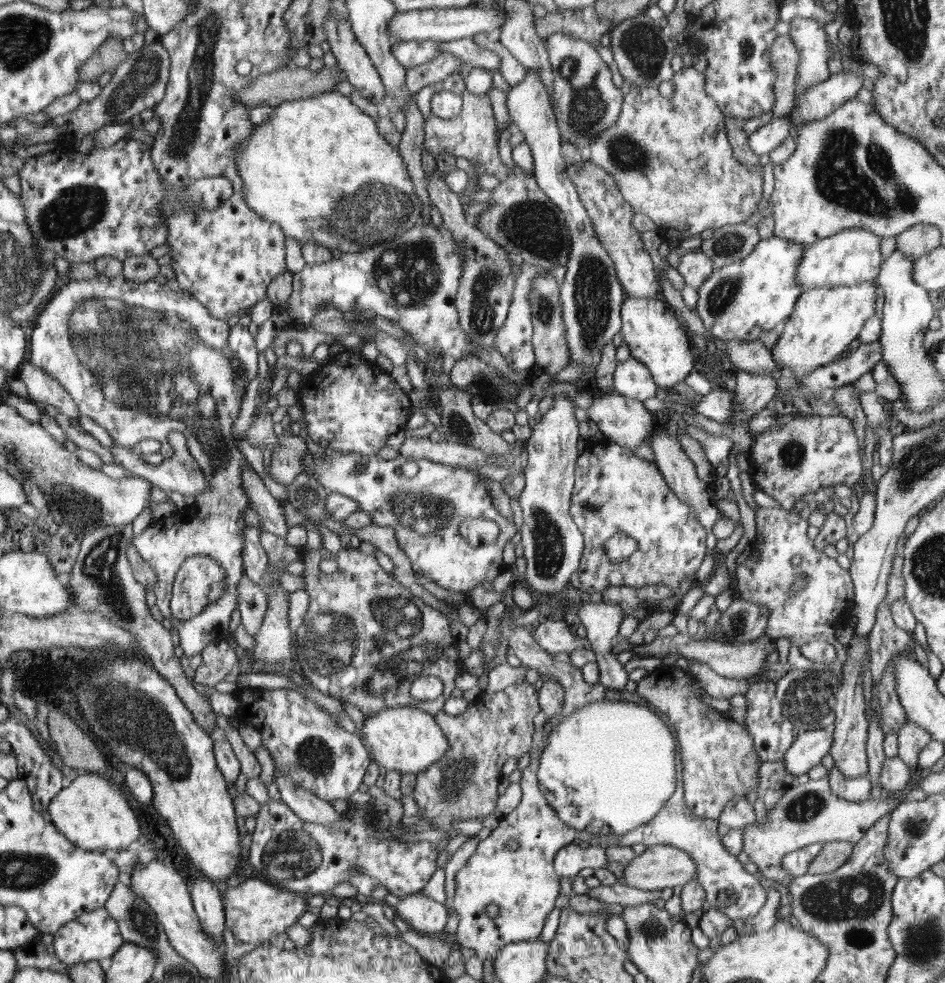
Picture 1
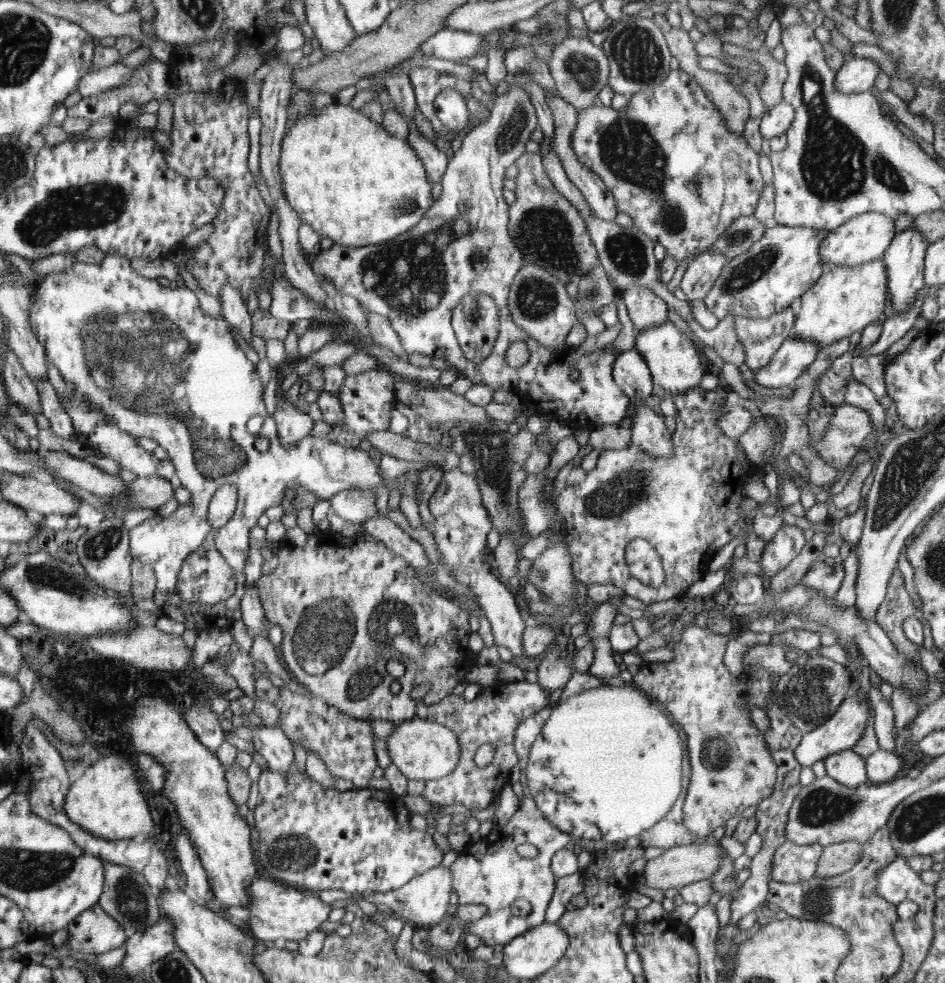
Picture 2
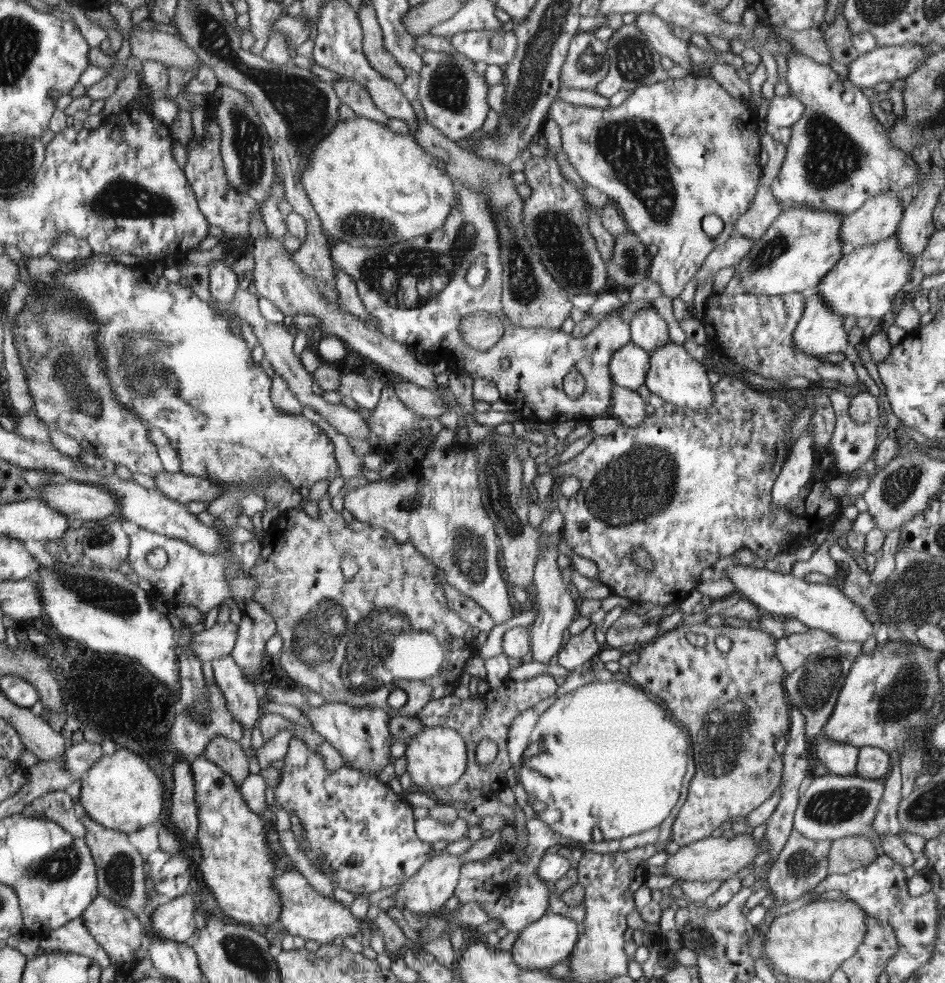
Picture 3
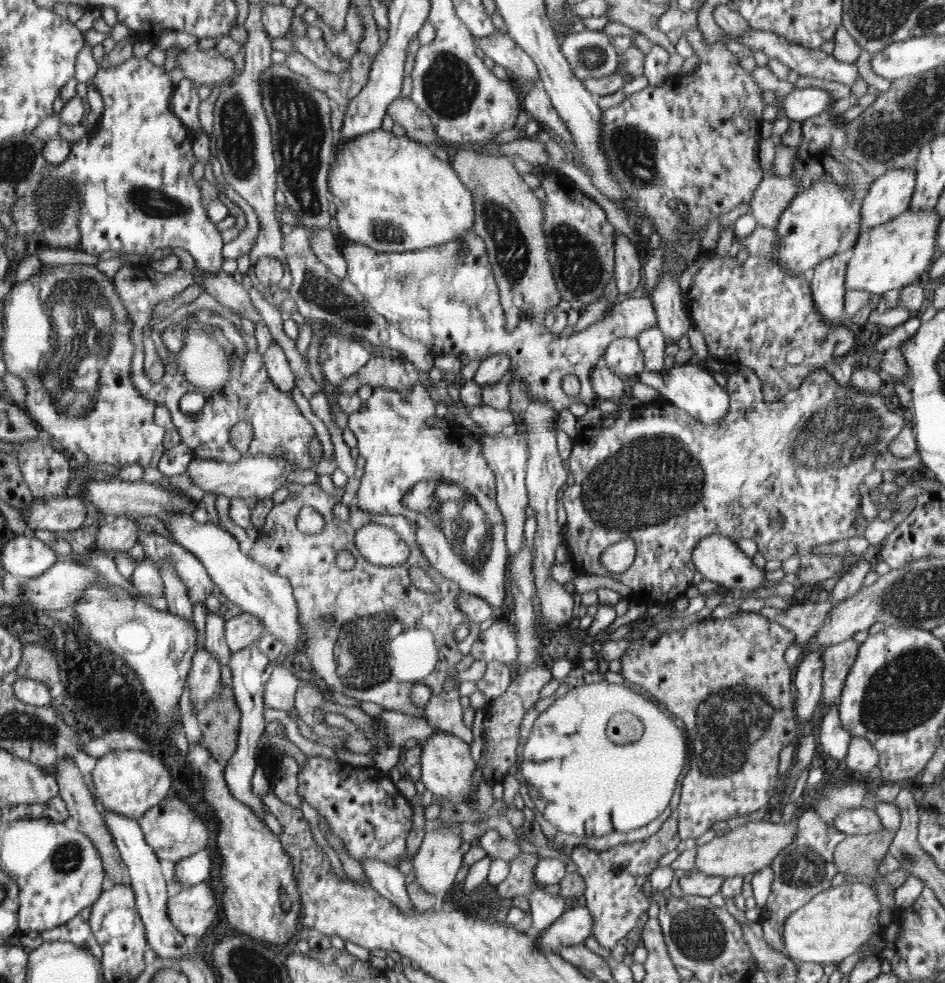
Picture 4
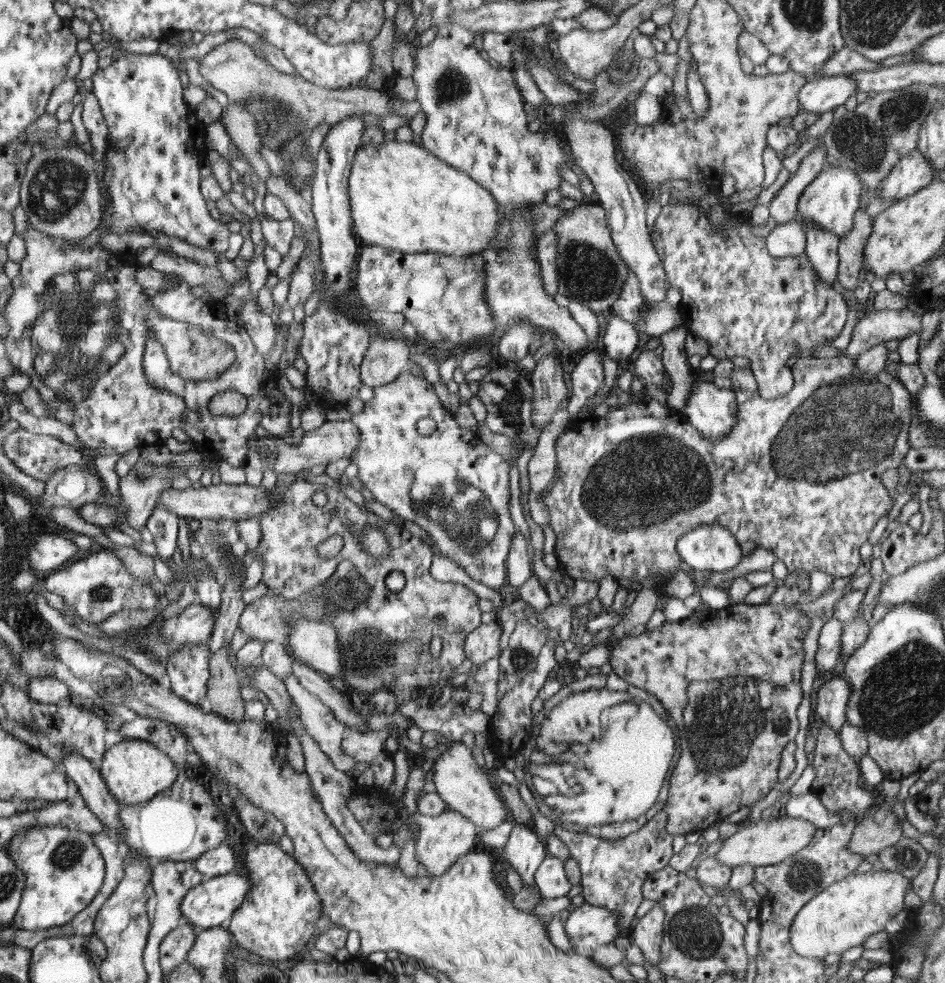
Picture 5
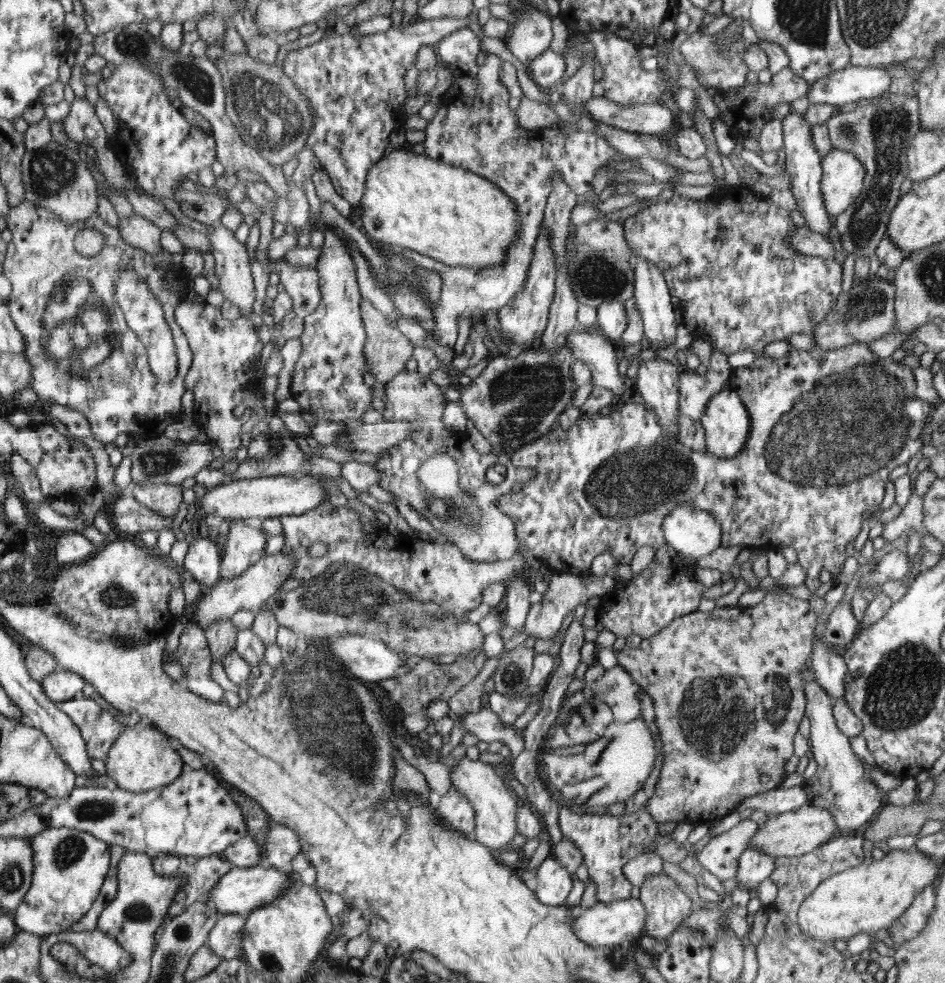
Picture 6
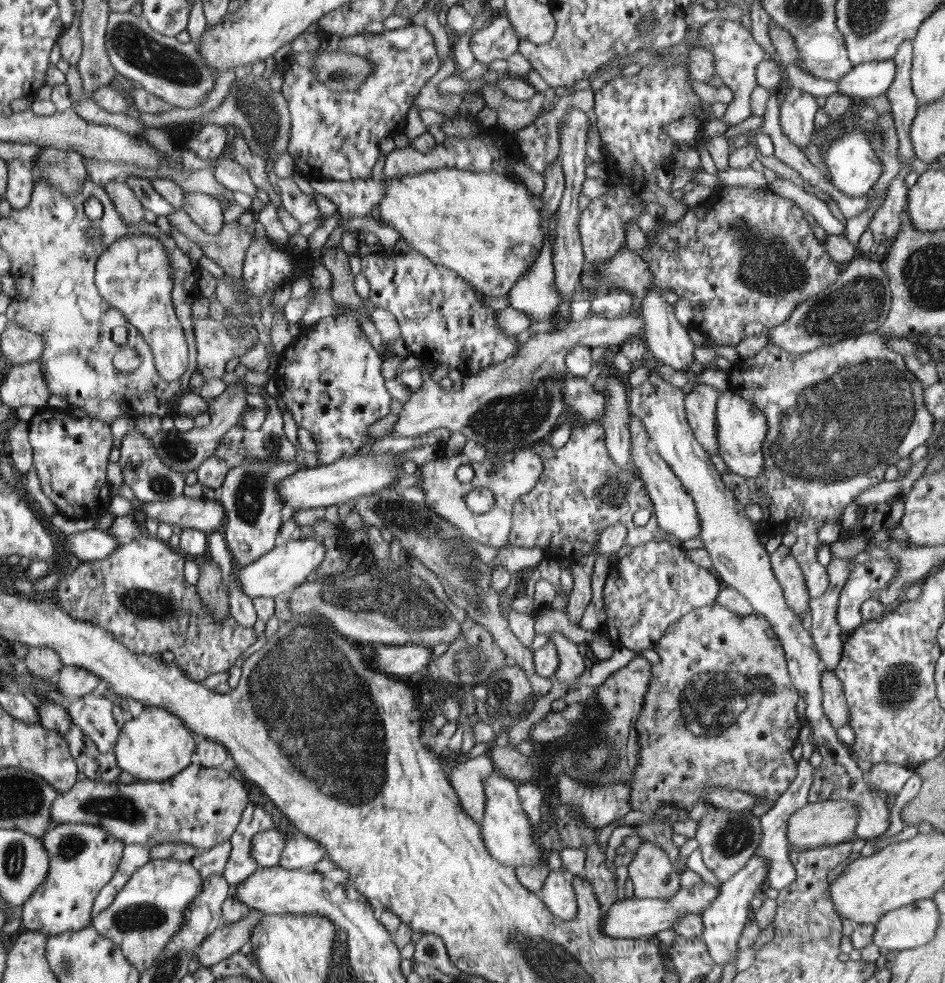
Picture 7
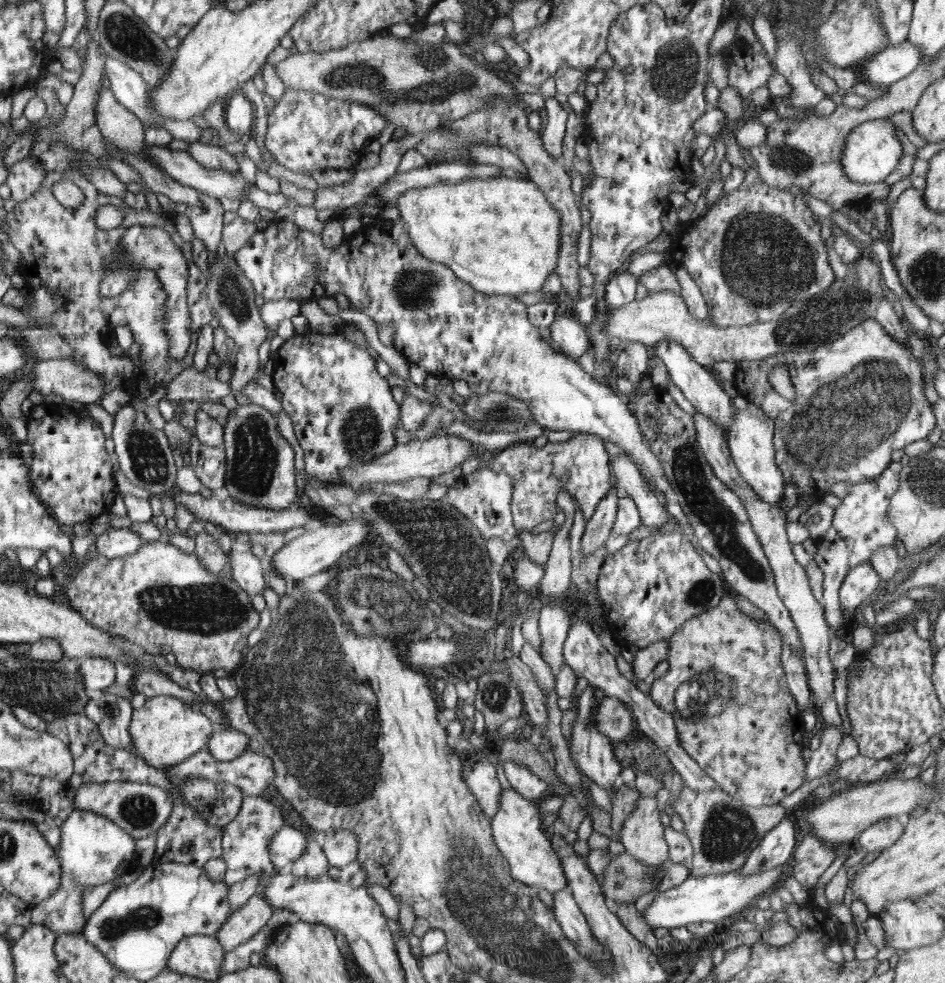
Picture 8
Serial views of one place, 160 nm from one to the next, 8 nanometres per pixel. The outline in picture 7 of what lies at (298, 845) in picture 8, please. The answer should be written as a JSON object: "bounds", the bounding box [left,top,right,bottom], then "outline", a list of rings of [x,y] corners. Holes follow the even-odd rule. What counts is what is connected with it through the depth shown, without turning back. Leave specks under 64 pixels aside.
{"bounds":[251,827,286,867],"outline":[[[272,827],[264,830],[255,834],[251,840],[251,857],[260,867],[276,866],[286,843],[286,838],[278,829]]]}

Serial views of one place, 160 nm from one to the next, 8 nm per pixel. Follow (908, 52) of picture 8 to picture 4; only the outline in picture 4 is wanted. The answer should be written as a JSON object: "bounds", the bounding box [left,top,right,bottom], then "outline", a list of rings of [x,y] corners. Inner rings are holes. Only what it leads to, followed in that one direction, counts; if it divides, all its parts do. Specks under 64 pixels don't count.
{"bounds":[783,87,832,122],"outline":[[[810,87],[793,89],[787,95],[783,104],[786,108],[786,116],[789,119],[803,122],[822,114],[831,106],[832,94],[822,88]]]}

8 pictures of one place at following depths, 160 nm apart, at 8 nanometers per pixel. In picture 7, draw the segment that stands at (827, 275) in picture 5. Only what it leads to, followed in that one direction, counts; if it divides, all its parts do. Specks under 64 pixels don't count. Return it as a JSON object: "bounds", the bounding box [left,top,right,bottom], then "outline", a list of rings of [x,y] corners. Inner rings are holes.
{"bounds":[779,85,819,148],"outline":[[[793,85],[789,91],[782,91],[779,121],[782,132],[799,148],[808,146],[813,138],[815,128],[815,114],[819,106],[816,98],[809,93],[801,92]]]}

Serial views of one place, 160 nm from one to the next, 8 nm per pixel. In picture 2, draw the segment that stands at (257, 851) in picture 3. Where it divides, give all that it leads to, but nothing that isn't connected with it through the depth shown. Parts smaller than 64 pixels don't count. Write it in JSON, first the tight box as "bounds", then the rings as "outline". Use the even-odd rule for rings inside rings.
{"bounds":[122,694,258,906],"outline":[[[145,694],[142,700],[136,704],[134,716],[122,726],[124,734],[128,734],[128,741],[138,754],[148,754],[154,757],[156,762],[160,762],[166,770],[164,777],[164,787],[162,791],[164,797],[174,804],[178,812],[180,828],[186,831],[192,839],[194,848],[204,867],[210,887],[216,900],[220,900],[226,906],[242,906],[249,904],[249,888],[258,876],[258,868],[254,864],[254,850],[252,850],[252,830],[246,824],[246,820],[238,814],[234,806],[231,794],[226,790],[226,776],[220,760],[208,747],[198,742],[198,736],[188,726],[183,714],[174,708],[172,703],[168,703],[161,696],[149,696]]]}

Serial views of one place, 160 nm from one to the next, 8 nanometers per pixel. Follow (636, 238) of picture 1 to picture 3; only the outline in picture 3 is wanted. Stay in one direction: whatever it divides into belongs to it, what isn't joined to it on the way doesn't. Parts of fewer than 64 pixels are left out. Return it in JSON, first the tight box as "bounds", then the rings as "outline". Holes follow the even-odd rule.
{"bounds":[629,309,668,354],"outline":[[[642,309],[629,324],[631,343],[650,354],[668,343],[668,324],[655,309]]]}

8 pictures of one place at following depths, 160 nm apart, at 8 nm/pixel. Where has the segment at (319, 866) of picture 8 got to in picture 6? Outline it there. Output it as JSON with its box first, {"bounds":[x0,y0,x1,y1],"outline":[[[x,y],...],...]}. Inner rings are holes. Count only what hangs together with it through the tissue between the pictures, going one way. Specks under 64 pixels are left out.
{"bounds":[263,823,302,872],"outline":[[[270,823],[265,841],[263,855],[268,864],[282,872],[292,872],[294,857],[302,853],[296,832],[284,825]]]}

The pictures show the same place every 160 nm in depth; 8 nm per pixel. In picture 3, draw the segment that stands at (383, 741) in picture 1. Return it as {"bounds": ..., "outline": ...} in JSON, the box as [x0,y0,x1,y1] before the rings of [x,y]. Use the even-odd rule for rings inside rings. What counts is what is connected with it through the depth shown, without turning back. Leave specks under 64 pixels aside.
{"bounds":[404,726,468,788],"outline":[[[446,726],[423,727],[416,737],[406,742],[406,751],[404,752],[404,757],[406,757],[406,770],[412,778],[413,787],[442,788],[452,787],[458,783],[462,775],[466,774],[466,766],[468,766],[468,747],[465,742],[466,740],[461,734],[453,728]]]}

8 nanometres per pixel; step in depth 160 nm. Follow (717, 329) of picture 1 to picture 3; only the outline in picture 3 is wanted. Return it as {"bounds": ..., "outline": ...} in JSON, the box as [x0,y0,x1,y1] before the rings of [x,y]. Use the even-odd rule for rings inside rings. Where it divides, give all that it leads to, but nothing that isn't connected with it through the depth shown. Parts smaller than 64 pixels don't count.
{"bounds":[734,207,844,298],"outline":[[[792,207],[782,211],[762,238],[754,241],[748,255],[736,265],[734,276],[740,280],[742,294],[764,298],[790,292],[813,292],[844,256],[840,234],[844,217],[814,207]]]}

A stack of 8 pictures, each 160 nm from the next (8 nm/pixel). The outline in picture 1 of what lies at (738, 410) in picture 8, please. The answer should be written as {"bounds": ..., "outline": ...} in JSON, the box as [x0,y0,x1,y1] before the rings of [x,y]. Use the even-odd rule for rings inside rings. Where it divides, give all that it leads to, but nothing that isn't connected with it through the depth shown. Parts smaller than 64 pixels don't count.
{"bounds":[622,297,694,390],"outline":[[[630,297],[622,302],[622,338],[631,356],[649,368],[657,386],[668,390],[684,387],[686,376],[694,368],[694,358],[684,328],[680,328],[664,300]]]}

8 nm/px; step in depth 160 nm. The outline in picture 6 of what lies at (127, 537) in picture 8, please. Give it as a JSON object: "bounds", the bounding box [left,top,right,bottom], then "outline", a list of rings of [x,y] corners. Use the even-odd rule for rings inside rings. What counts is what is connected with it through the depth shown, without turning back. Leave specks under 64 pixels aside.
{"bounds":[55,532,98,566],"outline":[[[65,532],[55,548],[55,557],[59,563],[69,566],[87,561],[97,550],[98,548],[81,533]]]}

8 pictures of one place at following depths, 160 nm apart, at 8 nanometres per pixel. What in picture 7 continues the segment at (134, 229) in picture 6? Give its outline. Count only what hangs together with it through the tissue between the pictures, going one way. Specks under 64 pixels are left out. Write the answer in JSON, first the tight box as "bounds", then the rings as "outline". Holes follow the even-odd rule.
{"bounds":[104,179,144,225],"outline":[[[112,179],[105,184],[104,189],[126,223],[137,225],[137,222],[144,221],[143,204],[126,183]]]}

